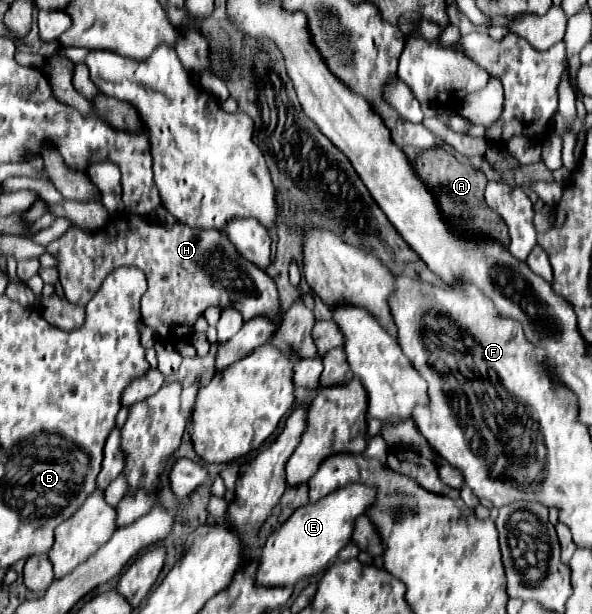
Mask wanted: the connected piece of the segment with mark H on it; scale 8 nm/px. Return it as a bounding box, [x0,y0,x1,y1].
[47,215,283,341]

